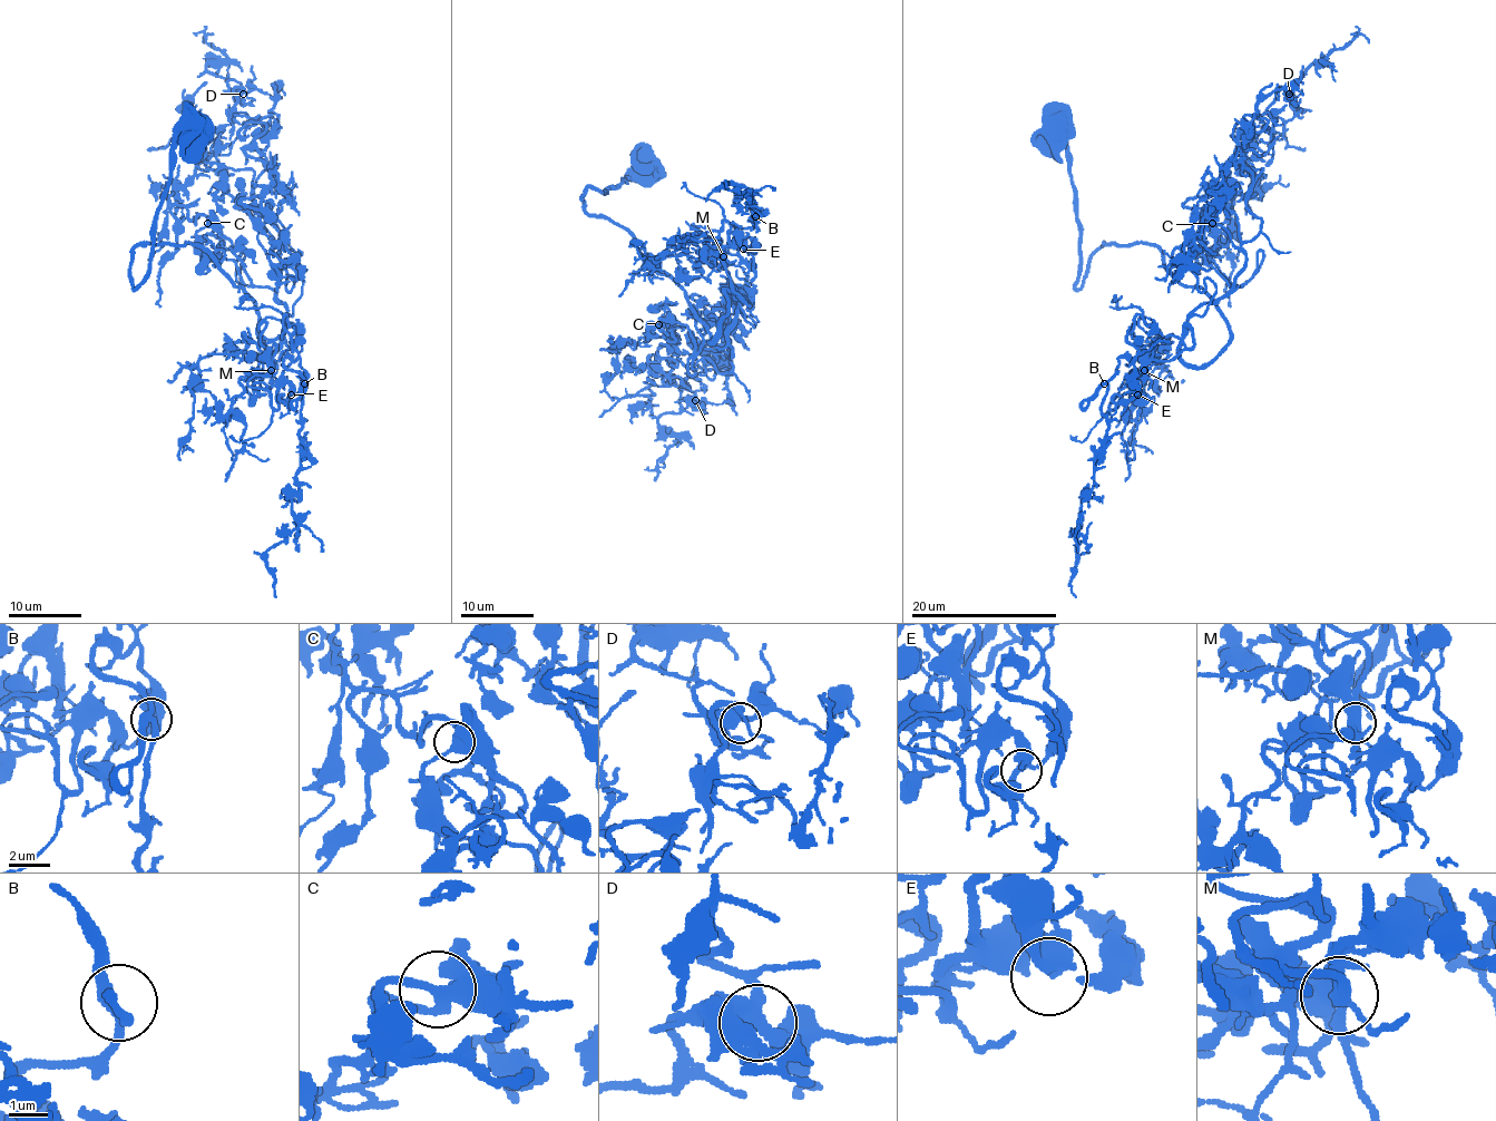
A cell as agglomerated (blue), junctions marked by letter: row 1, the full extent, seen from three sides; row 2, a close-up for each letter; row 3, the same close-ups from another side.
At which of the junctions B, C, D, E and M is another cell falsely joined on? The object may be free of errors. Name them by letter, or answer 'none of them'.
none of them

